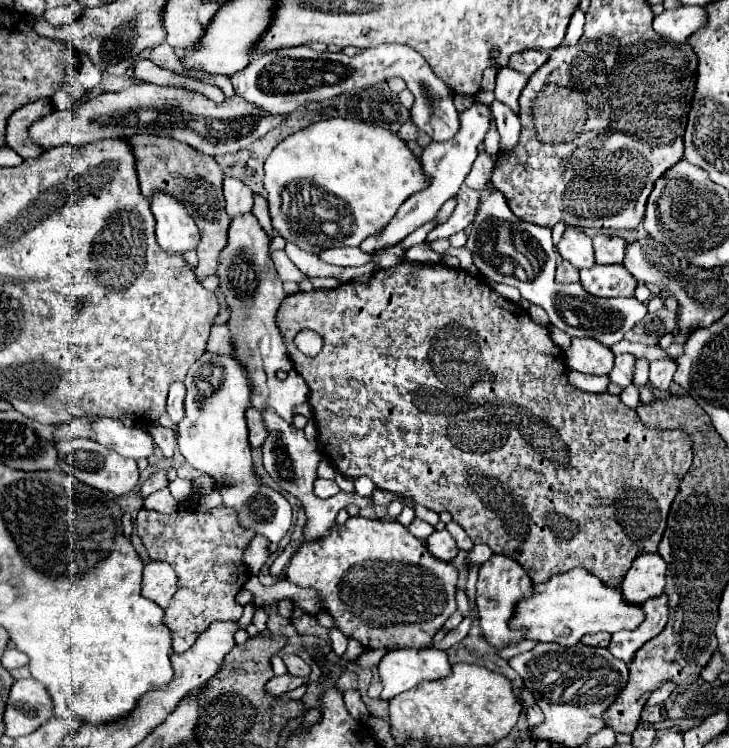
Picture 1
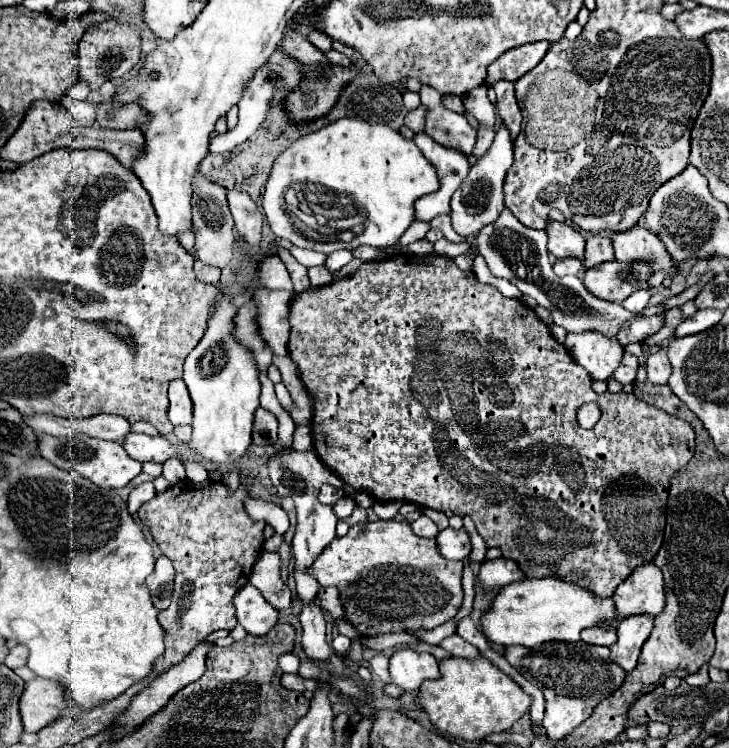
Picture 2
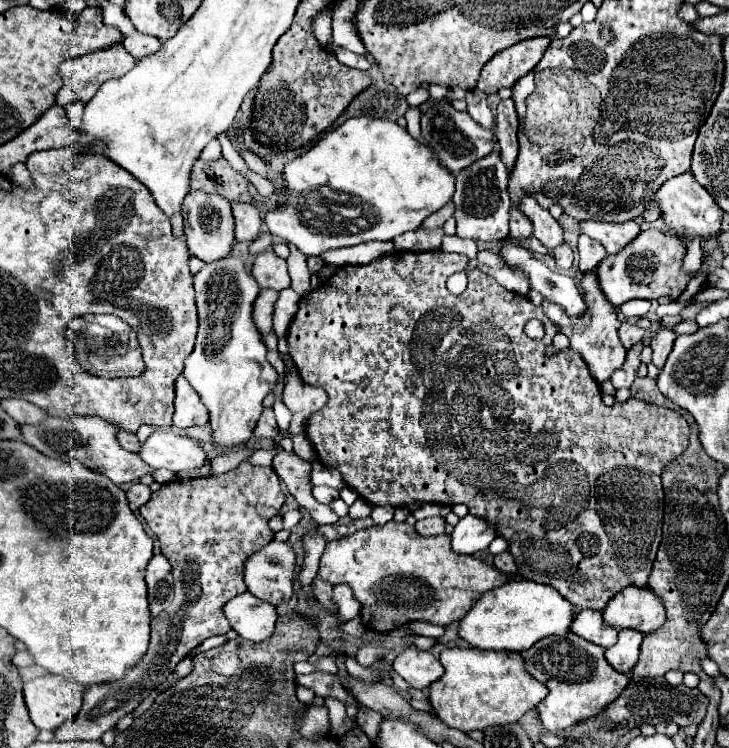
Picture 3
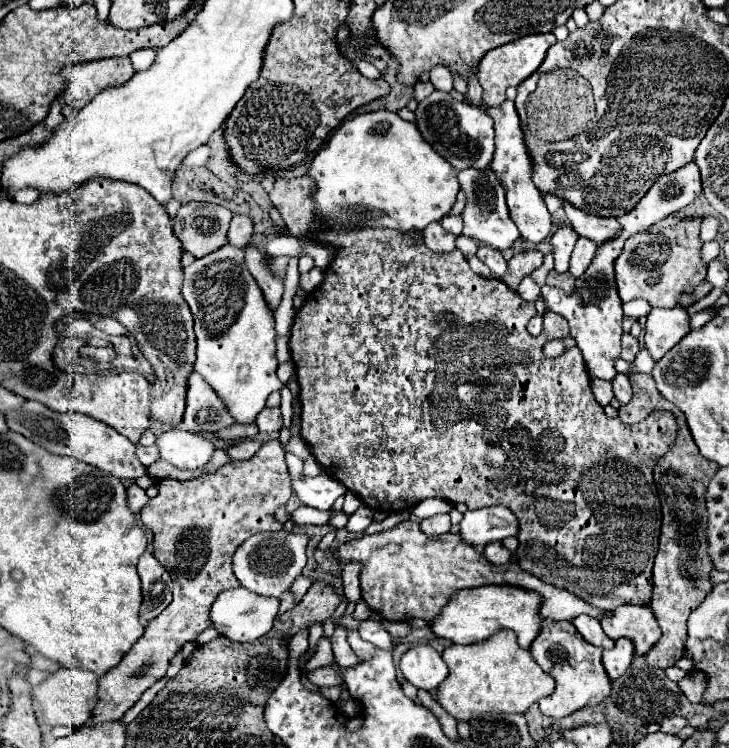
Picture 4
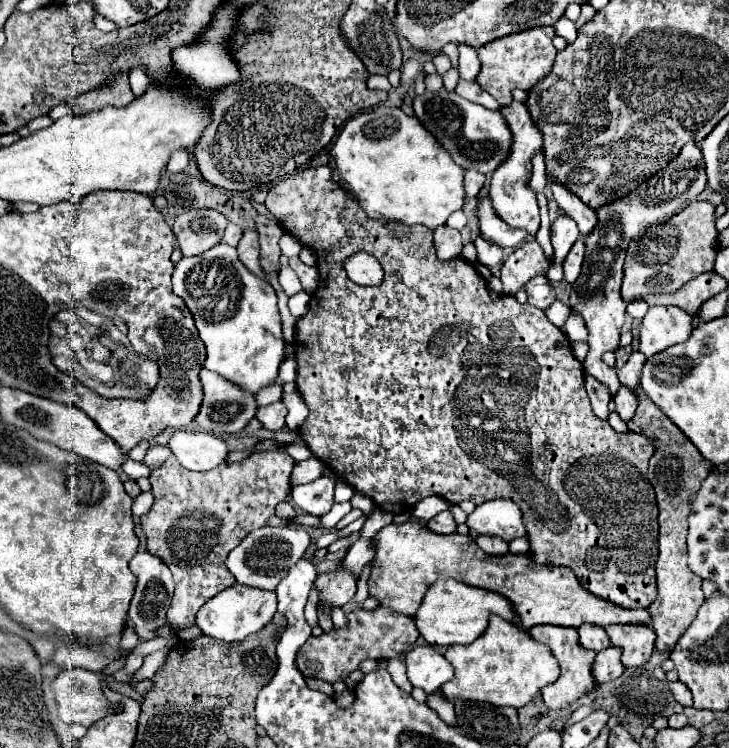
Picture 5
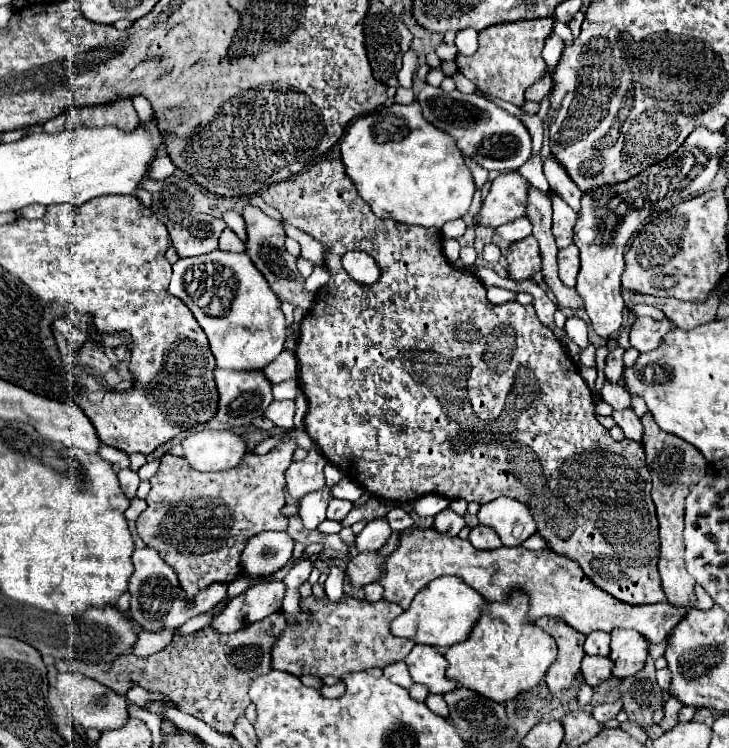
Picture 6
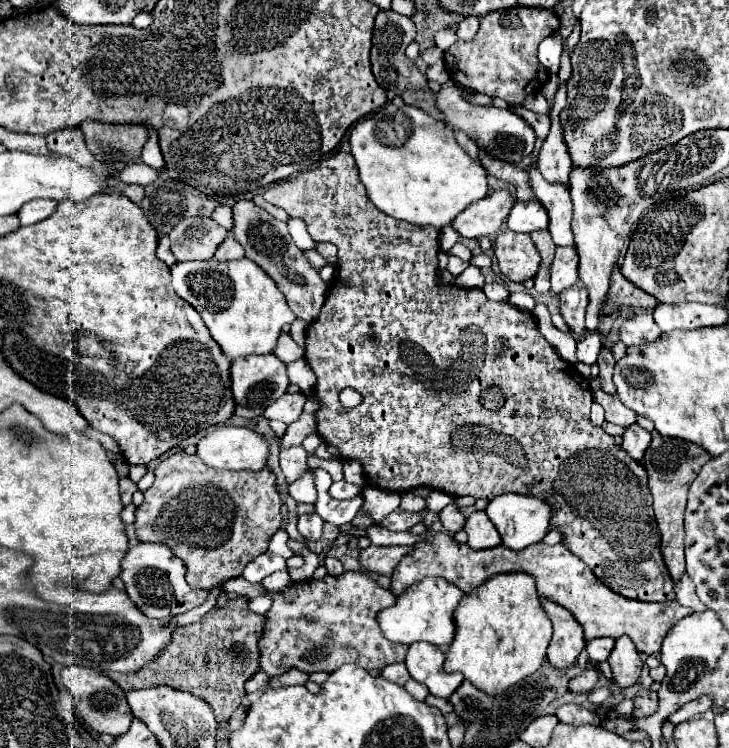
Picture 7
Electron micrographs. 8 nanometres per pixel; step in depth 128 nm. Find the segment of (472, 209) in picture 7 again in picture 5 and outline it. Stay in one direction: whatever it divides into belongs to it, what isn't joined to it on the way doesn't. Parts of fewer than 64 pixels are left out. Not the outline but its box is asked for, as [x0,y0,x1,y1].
[490,102,542,236]

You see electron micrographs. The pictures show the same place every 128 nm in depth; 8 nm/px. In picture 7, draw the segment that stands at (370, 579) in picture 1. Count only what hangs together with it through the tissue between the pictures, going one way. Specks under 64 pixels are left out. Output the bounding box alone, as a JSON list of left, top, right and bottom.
[390,530,692,654]

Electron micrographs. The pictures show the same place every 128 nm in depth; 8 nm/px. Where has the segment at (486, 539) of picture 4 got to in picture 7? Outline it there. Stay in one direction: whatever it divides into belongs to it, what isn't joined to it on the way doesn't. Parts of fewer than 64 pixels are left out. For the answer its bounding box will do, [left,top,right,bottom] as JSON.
[486,494,548,550]

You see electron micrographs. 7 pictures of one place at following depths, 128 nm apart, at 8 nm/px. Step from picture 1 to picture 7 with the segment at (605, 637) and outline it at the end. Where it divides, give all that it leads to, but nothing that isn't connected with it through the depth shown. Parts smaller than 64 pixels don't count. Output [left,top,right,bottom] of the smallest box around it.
[586,638,614,662]

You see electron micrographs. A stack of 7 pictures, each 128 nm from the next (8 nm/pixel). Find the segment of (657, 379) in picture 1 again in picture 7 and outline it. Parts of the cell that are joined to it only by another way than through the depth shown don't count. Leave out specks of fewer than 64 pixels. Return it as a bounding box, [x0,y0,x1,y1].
[620,314,660,346]

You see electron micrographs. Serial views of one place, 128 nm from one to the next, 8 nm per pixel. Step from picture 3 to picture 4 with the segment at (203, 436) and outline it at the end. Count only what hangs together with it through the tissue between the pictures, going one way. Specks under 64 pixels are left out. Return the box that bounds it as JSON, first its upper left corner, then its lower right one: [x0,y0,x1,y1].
[212,424,258,442]

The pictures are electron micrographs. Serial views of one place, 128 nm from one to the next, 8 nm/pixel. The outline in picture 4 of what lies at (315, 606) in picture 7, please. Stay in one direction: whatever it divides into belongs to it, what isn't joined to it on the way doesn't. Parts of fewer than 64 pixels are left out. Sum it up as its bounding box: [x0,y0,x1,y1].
[306,622,412,688]

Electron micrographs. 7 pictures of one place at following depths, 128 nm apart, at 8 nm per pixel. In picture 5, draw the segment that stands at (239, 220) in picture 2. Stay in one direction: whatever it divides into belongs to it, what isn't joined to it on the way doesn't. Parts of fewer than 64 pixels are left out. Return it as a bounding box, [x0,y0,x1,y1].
[222,224,244,246]

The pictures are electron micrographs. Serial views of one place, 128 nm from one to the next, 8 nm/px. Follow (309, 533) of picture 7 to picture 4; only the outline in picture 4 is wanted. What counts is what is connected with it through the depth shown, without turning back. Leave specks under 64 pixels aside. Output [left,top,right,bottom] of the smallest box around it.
[286,454,346,510]

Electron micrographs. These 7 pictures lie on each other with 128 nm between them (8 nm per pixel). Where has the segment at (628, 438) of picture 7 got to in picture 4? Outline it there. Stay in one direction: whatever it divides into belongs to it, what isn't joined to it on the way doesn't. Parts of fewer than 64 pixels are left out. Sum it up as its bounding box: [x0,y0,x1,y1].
[612,374,632,404]

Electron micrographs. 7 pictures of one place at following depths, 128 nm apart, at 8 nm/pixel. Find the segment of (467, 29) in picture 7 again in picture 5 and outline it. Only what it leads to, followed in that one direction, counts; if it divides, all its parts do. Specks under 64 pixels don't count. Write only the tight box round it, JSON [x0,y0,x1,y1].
[458,46,480,82]

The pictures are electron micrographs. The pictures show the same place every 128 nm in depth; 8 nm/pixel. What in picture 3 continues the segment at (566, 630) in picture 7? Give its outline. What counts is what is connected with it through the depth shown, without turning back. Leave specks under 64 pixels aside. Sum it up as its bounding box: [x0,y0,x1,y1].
[520,636,628,732]

